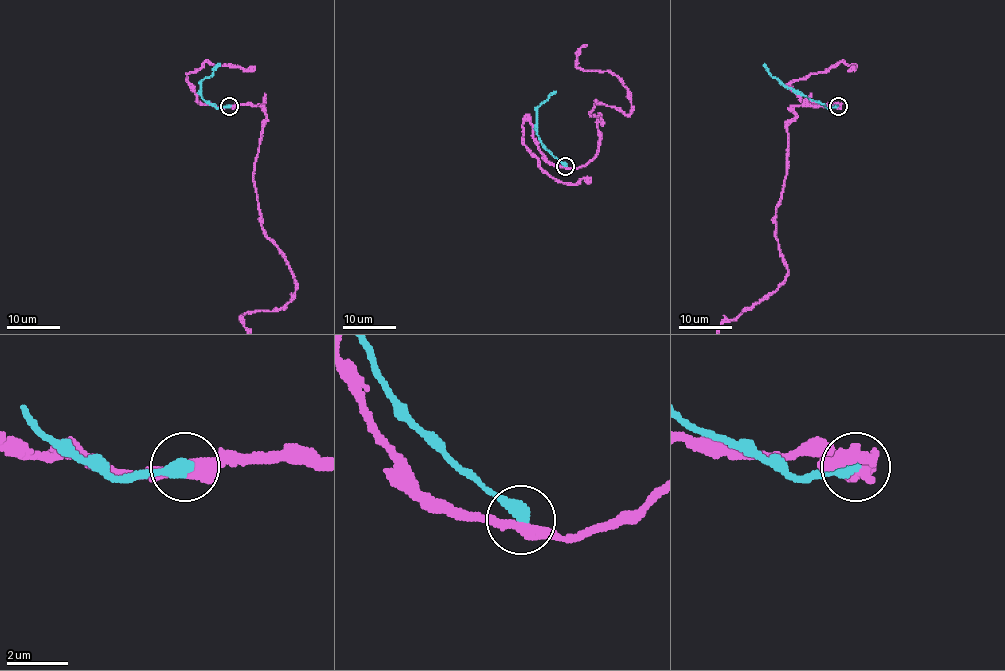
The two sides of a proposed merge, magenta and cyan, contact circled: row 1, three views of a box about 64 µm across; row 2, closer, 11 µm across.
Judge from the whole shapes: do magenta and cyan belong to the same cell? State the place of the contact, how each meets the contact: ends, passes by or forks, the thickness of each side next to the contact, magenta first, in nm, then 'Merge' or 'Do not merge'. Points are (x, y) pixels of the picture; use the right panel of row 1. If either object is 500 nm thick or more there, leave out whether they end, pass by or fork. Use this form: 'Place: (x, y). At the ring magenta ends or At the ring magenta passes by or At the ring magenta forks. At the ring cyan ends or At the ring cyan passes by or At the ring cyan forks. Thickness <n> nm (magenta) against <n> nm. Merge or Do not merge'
Place: (838, 106). At the ring magenta passes by. At the ring cyan ends. Thickness 340 nm (magenta) against 480 nm. Do not merge

